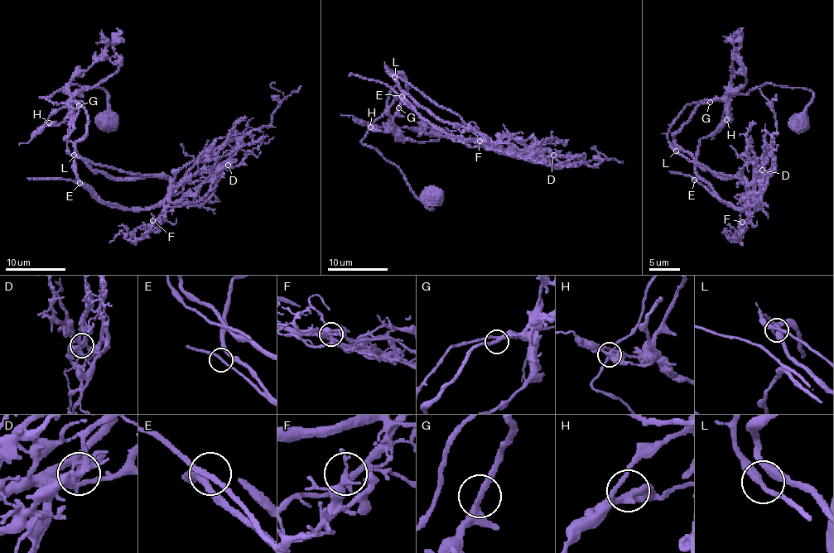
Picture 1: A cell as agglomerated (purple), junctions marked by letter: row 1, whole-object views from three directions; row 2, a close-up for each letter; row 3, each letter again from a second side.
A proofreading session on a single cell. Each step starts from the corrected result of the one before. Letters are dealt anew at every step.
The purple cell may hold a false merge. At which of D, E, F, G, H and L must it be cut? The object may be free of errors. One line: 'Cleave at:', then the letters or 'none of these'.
Cleave at: D

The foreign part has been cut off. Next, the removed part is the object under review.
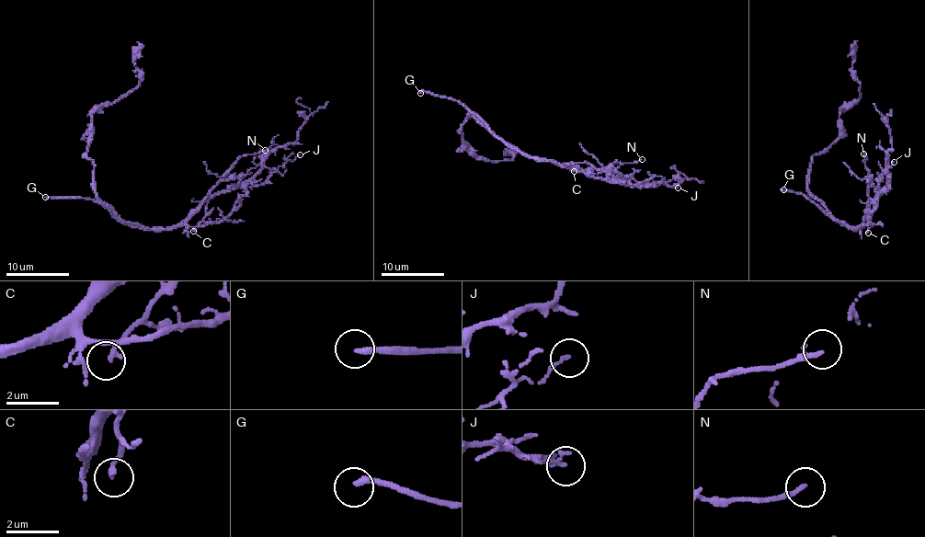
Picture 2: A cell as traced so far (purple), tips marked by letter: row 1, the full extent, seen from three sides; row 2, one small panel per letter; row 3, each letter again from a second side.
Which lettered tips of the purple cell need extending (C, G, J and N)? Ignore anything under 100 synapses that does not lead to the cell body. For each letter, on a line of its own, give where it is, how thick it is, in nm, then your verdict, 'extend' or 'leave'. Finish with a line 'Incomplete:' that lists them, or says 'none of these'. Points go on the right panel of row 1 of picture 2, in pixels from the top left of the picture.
C: (868, 233) | 120 nm | leave
G: (783, 189) | 240 nm | extend
J: (894, 162) | 130 nm | leave
N: (863, 154) | 190 nm | leave
Incomplete: G

